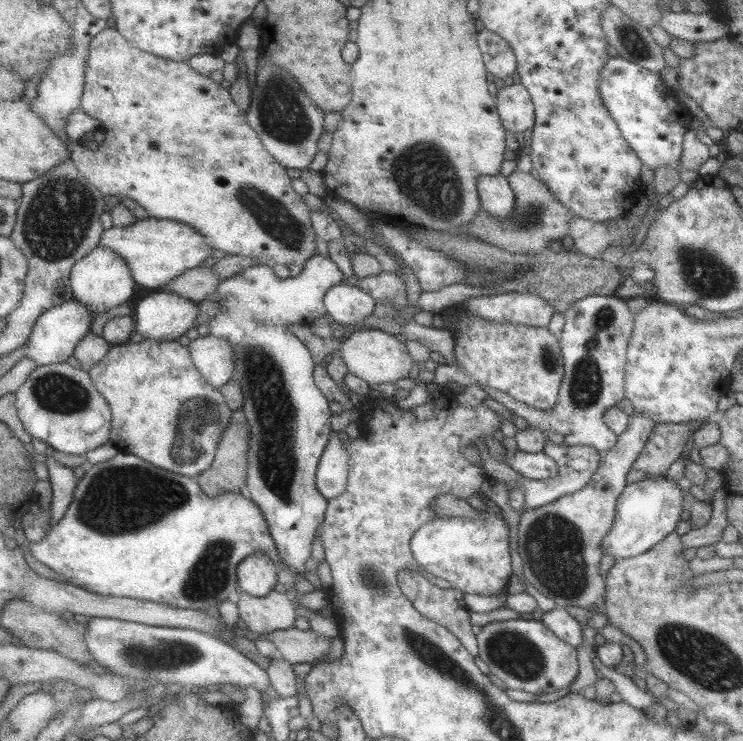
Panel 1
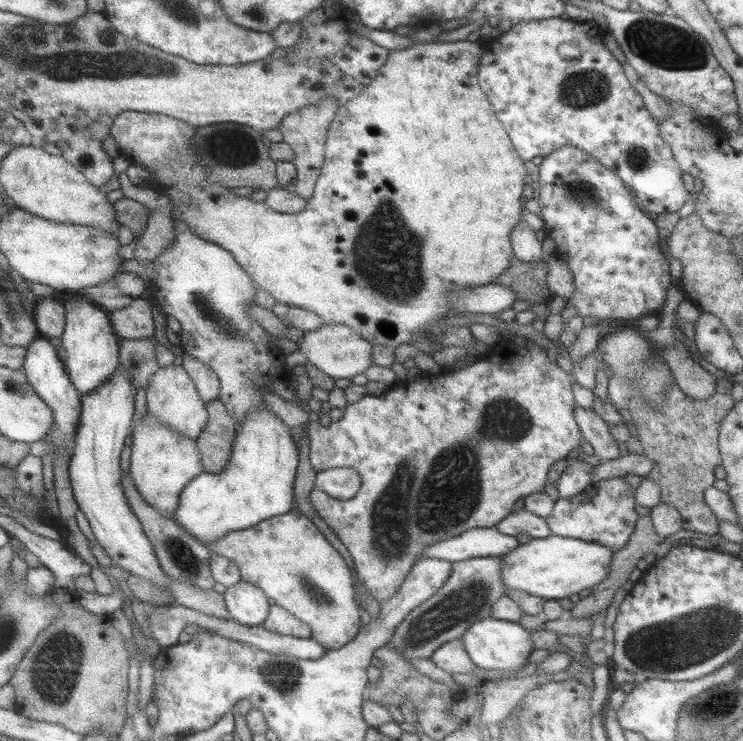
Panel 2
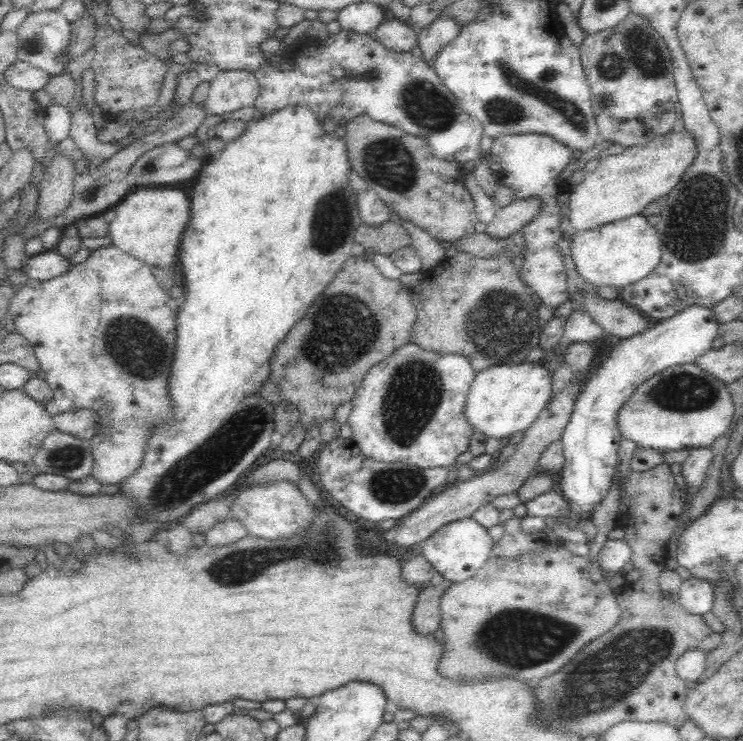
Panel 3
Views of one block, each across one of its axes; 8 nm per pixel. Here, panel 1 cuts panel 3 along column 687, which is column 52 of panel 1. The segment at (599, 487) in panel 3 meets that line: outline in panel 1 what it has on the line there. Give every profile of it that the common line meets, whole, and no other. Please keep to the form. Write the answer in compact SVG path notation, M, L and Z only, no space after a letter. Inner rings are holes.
M76 298L62 302L60 306L46 309L33 326L30 338L27 340L26 357L36 362L38 366L47 364L66 363L76 350L76 345L91 330L92 321L96 314L90 312L88 306L80 304Z

